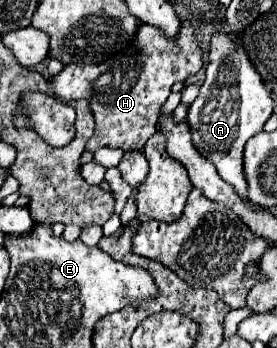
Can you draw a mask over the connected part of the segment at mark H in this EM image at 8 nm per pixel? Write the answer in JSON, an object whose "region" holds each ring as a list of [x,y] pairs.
{"region":[[[181,20],[181,32],[173,40],[167,40],[161,28],[139,24],[139,32],[135,32],[133,44],[121,50],[119,56],[109,58],[101,64],[69,64],[61,74],[53,76],[53,88],[57,98],[65,102],[79,100],[79,98],[87,98],[91,102],[91,112],[95,116],[95,134],[89,140],[89,152],[95,152],[99,146],[121,148],[121,150],[129,150],[129,148],[141,150],[143,144],[157,132],[155,124],[159,120],[161,106],[171,94],[171,86],[175,82],[187,82],[189,78],[193,78],[203,66],[201,56],[203,52],[195,40],[193,26],[189,20]]]}

